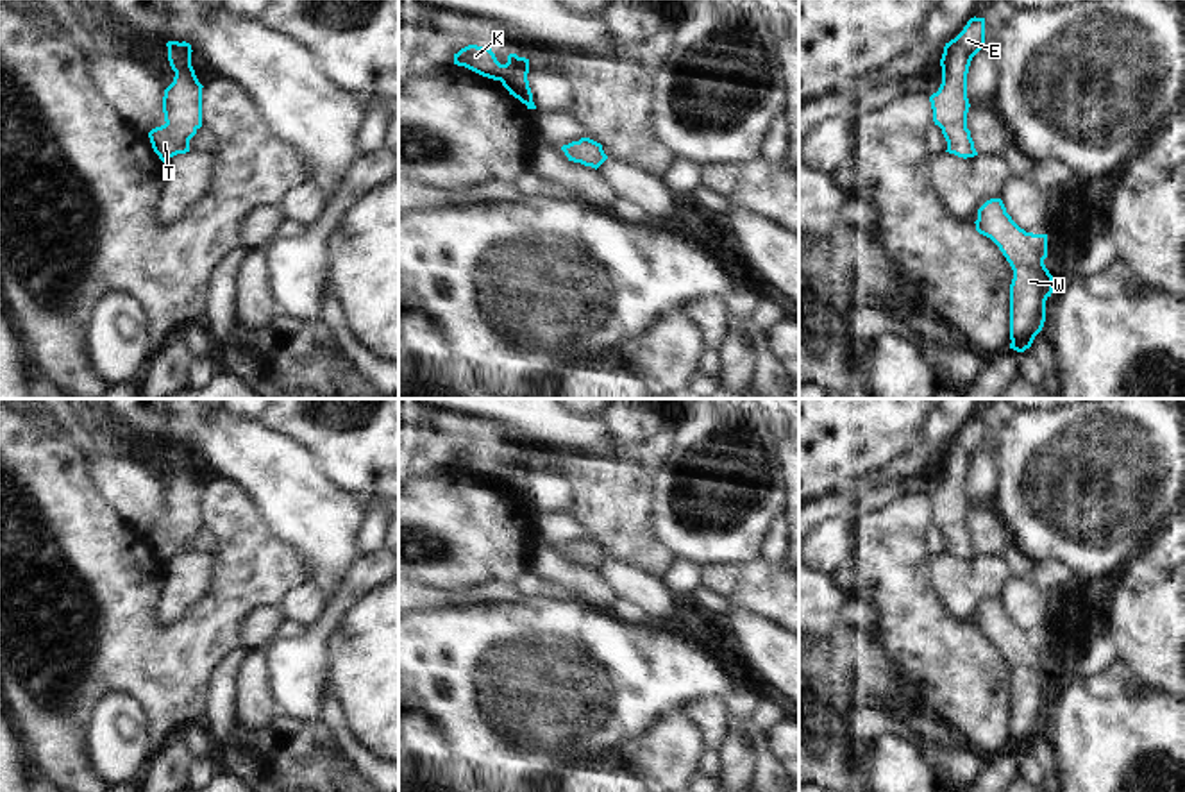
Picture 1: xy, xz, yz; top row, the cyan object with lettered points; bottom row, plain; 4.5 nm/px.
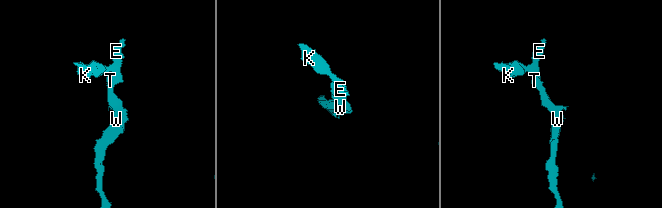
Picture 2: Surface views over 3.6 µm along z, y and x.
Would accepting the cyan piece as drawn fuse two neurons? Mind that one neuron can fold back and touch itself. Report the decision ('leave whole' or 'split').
leave whole

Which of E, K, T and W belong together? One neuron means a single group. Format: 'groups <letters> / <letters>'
groups E K T W

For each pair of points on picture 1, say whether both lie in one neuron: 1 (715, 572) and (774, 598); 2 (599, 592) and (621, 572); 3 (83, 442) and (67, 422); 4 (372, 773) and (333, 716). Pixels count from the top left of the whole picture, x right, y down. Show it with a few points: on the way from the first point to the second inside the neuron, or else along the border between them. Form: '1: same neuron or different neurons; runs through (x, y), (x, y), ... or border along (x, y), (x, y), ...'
1: same neuron; runs through (730, 580), (760, 587)
2: different neurons; border along (596, 571), (617, 598)
3: same neuron; runs through (77, 437), (72, 428)
4: same neuron; runs through (360, 758), (344, 742), (338, 730)

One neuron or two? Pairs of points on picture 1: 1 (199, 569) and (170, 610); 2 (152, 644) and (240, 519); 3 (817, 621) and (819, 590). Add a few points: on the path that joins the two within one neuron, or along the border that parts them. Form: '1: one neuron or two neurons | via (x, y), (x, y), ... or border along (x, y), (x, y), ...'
1: one neuron | via (188, 580), (176, 599)
2: one neuron | via (190, 631), (240, 581), (240, 556)
3: one neuron | via (817, 614), (817, 598)

